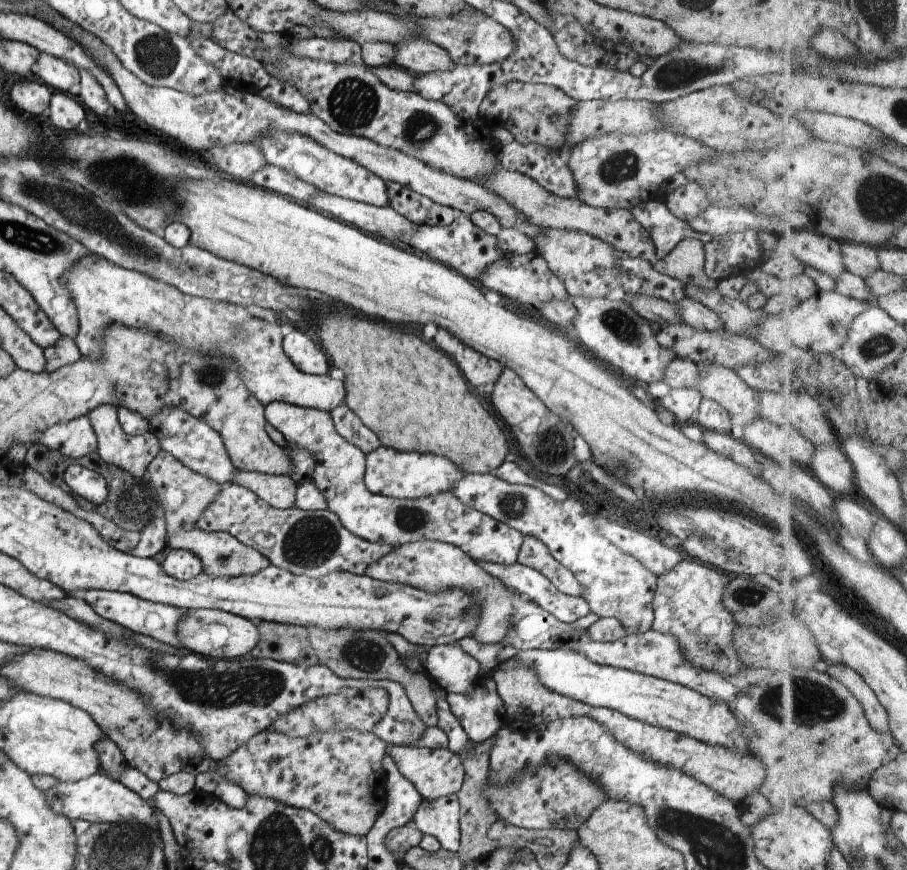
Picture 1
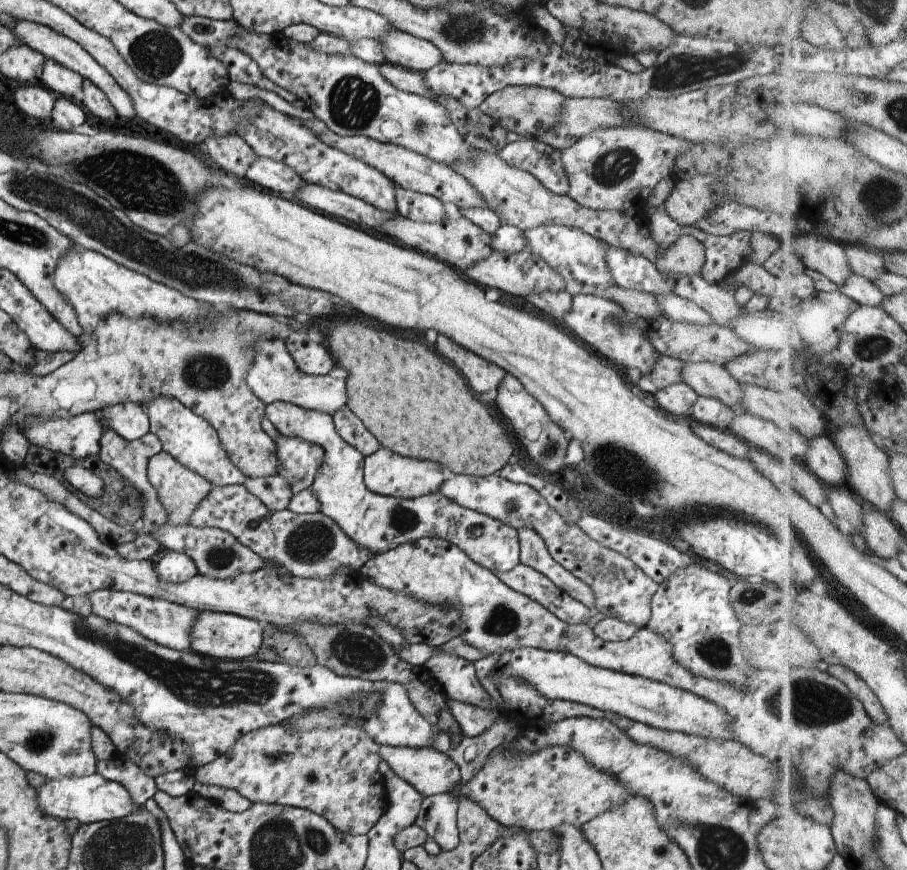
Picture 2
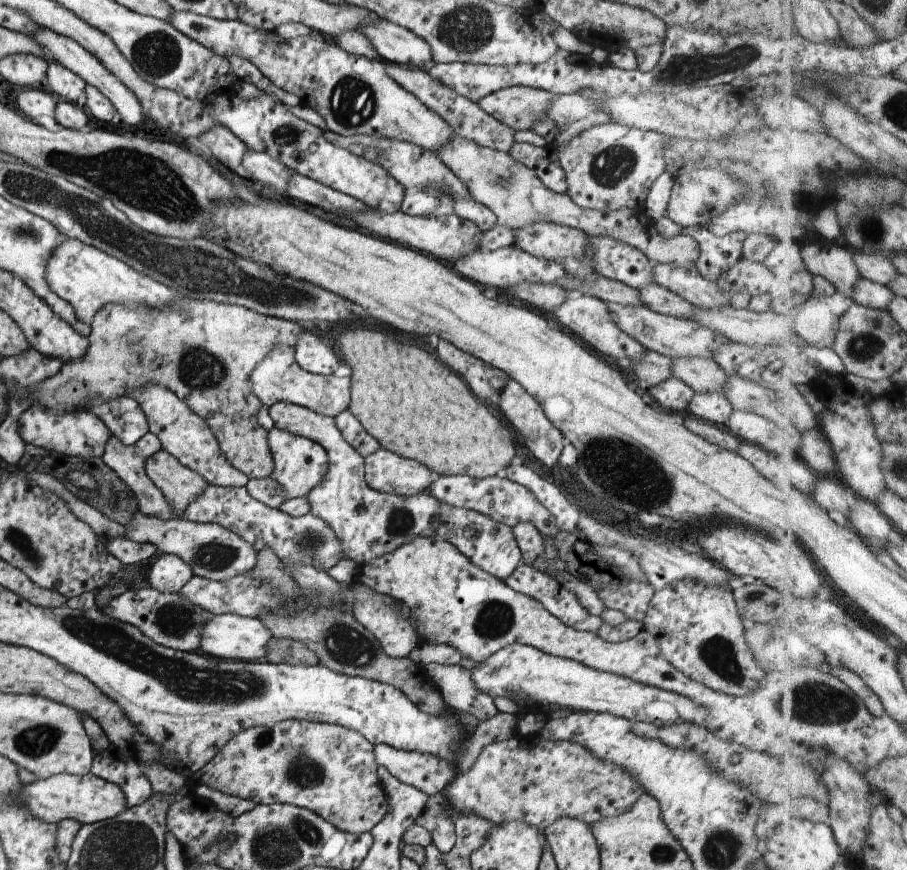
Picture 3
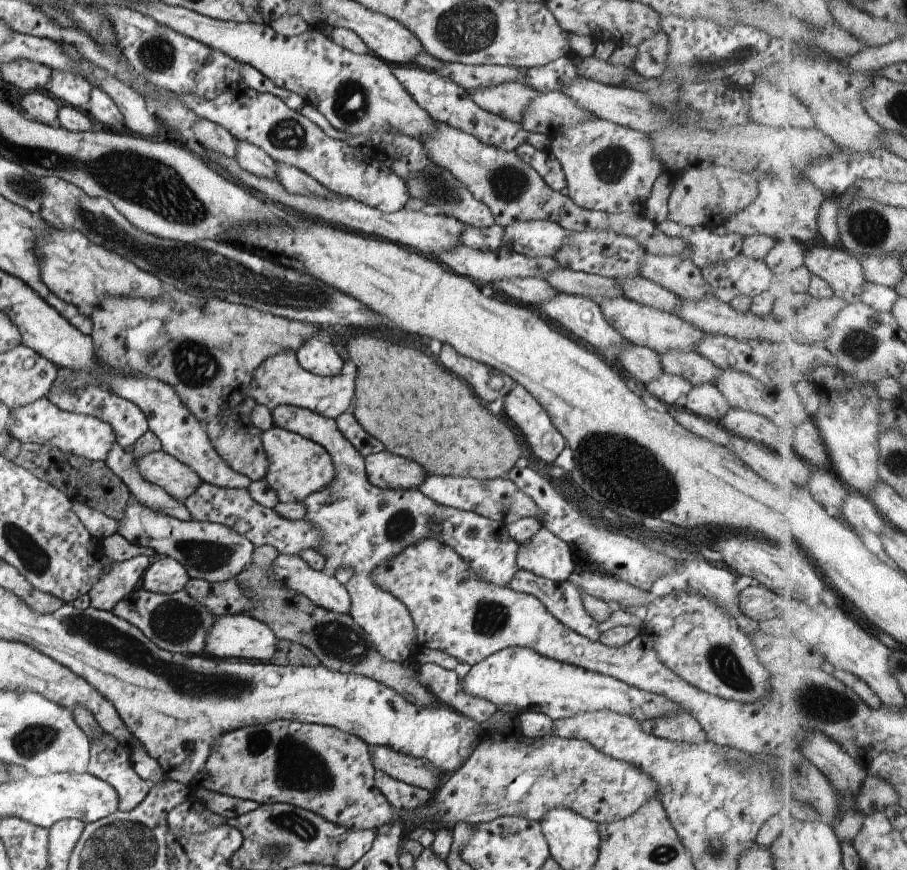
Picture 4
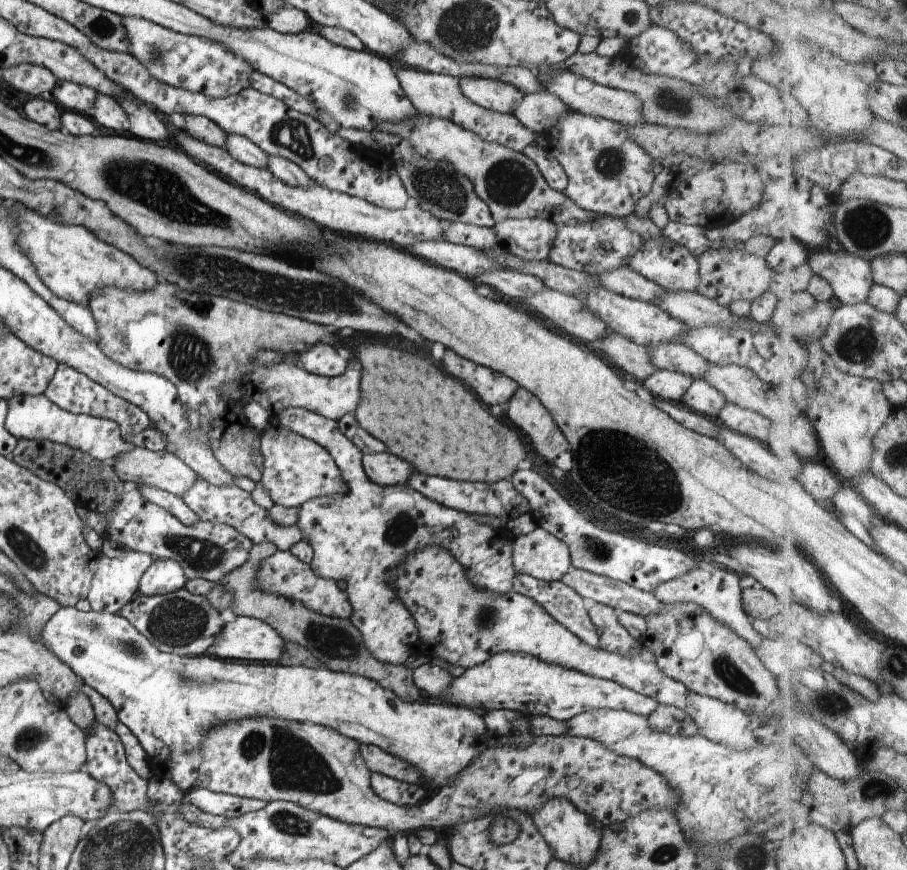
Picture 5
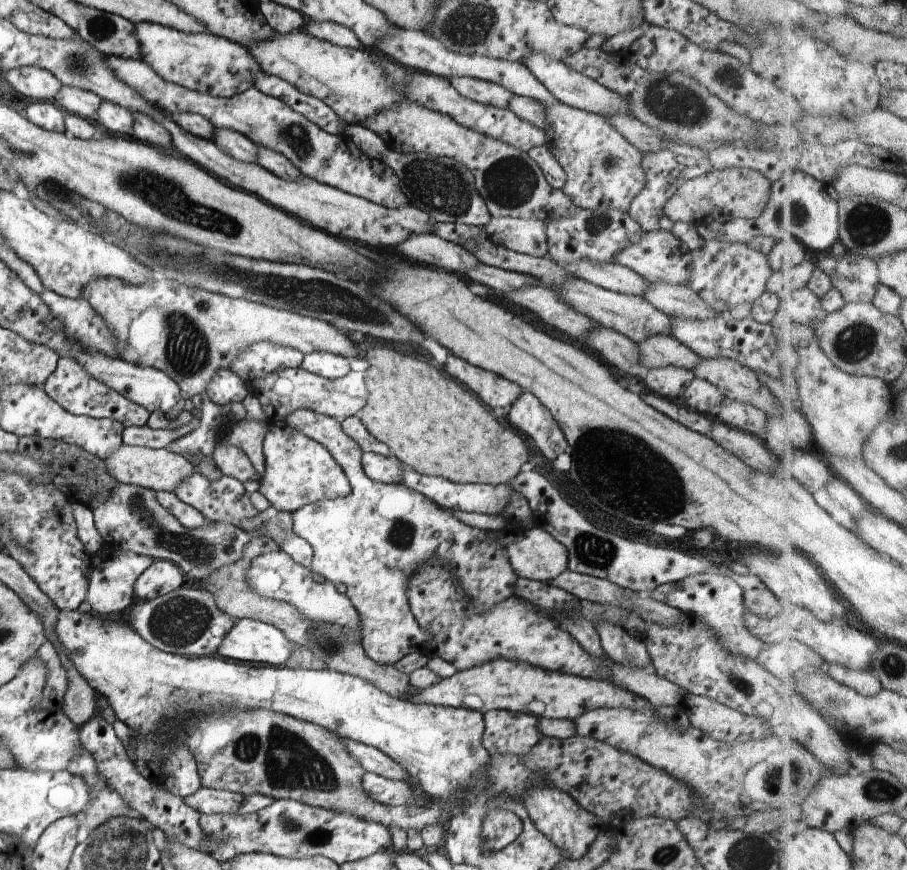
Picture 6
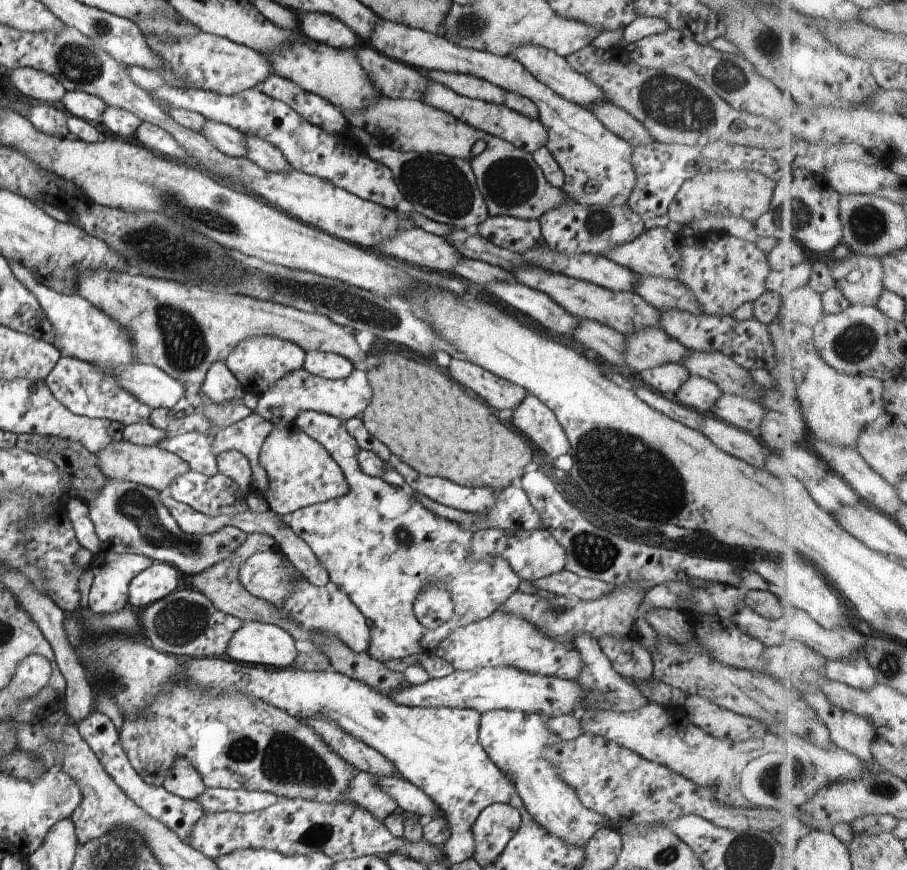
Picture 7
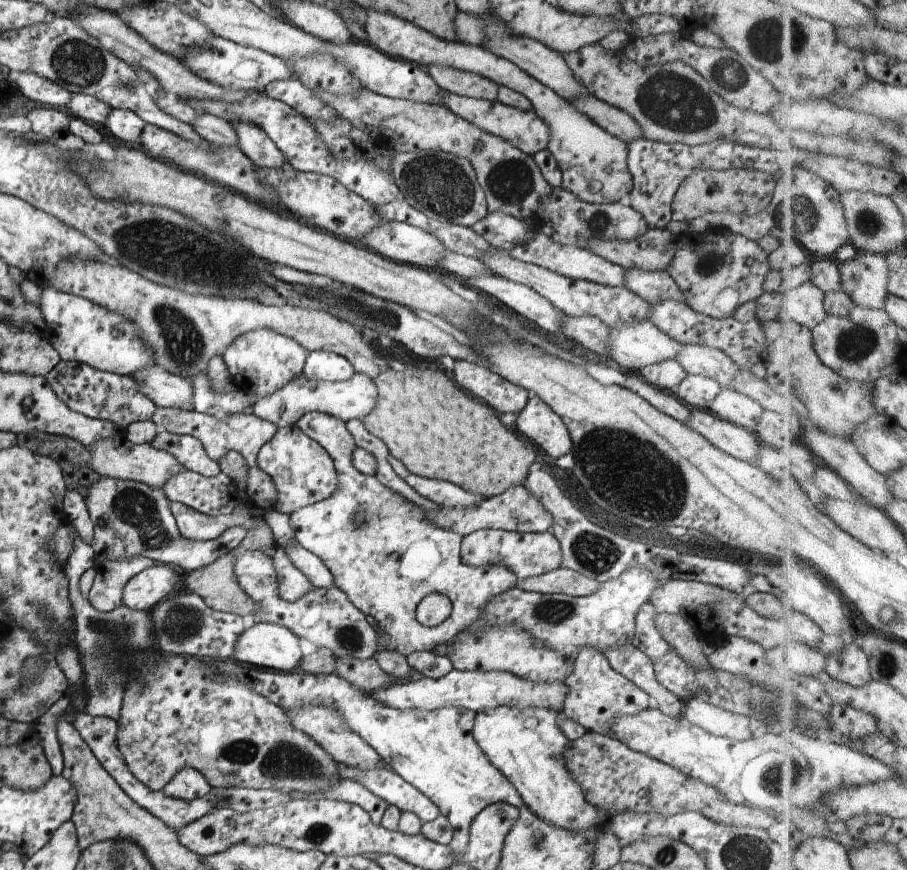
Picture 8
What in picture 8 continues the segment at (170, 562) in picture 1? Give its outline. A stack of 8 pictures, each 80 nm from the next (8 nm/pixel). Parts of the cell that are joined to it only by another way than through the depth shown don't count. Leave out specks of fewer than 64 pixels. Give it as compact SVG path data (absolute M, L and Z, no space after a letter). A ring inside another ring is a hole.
M155 563L126 583L123 604L134 610L150 611L175 591L178 578L172 568L164 563Z

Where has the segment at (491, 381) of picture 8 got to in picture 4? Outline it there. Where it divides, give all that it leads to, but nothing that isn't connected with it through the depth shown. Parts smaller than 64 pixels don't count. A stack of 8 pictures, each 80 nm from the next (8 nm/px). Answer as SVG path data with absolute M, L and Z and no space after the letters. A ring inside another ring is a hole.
M448 344L442 346L438 358L440 358L442 366L446 366L446 368L448 368L450 372L454 372L456 376L464 378L464 380L472 386L472 390L474 390L480 398L484 398L484 400L488 400L488 402L493 402L498 397L506 396L506 394L514 388L514 384L516 384L510 376L503 374L501 371L493 370L484 364L480 364L480 362L476 362L476 360L472 360L472 358L458 354L458 352L456 352L452 346L448 346ZM493 376L501 377L504 381L504 385L500 390L495 390L490 386L489 381Z

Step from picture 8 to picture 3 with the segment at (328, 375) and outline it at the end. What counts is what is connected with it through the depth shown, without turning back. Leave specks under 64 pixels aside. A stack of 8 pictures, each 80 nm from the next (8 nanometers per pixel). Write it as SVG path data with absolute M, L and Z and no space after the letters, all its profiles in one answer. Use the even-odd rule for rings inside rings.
M304 331L298 336L298 342L293 350L295 351L296 363L304 371L312 374L322 376L335 374L336 368L341 364L330 346L326 346L322 340L309 332Z

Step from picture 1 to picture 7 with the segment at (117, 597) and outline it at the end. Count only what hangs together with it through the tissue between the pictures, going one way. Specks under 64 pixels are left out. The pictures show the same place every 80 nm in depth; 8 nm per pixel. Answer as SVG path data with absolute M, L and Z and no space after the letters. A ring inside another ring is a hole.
M190 588L176 589L168 596L138 610L138 616L142 626L140 636L144 640L161 653L177 655L186 659L222 656L232 634L243 625L241 618L218 610L208 597L205 597L199 590L190 590Z

